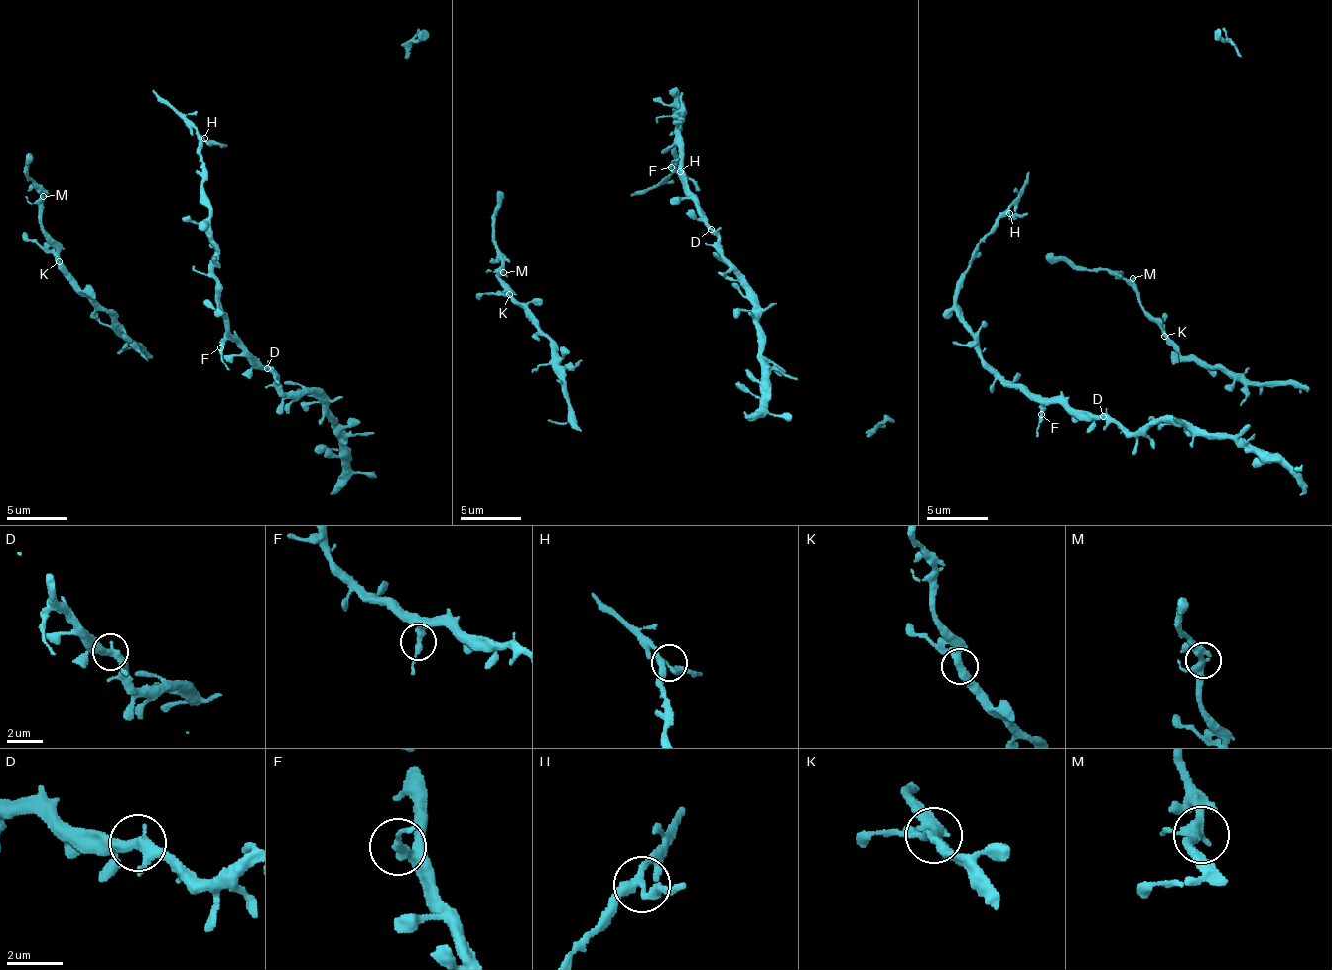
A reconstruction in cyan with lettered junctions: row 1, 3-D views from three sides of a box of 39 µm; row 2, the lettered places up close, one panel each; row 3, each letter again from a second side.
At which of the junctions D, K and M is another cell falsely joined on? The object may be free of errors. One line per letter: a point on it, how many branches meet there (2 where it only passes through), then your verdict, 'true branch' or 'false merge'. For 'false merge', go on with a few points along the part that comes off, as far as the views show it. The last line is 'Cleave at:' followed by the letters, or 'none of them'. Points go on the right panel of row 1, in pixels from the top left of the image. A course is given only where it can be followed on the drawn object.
D: place (1103, 416); branches 3; true branch
K: place (1164, 336); branches 3; true branch
M: place (1132, 278); branches 3; true branch
Cleave at: none of them

